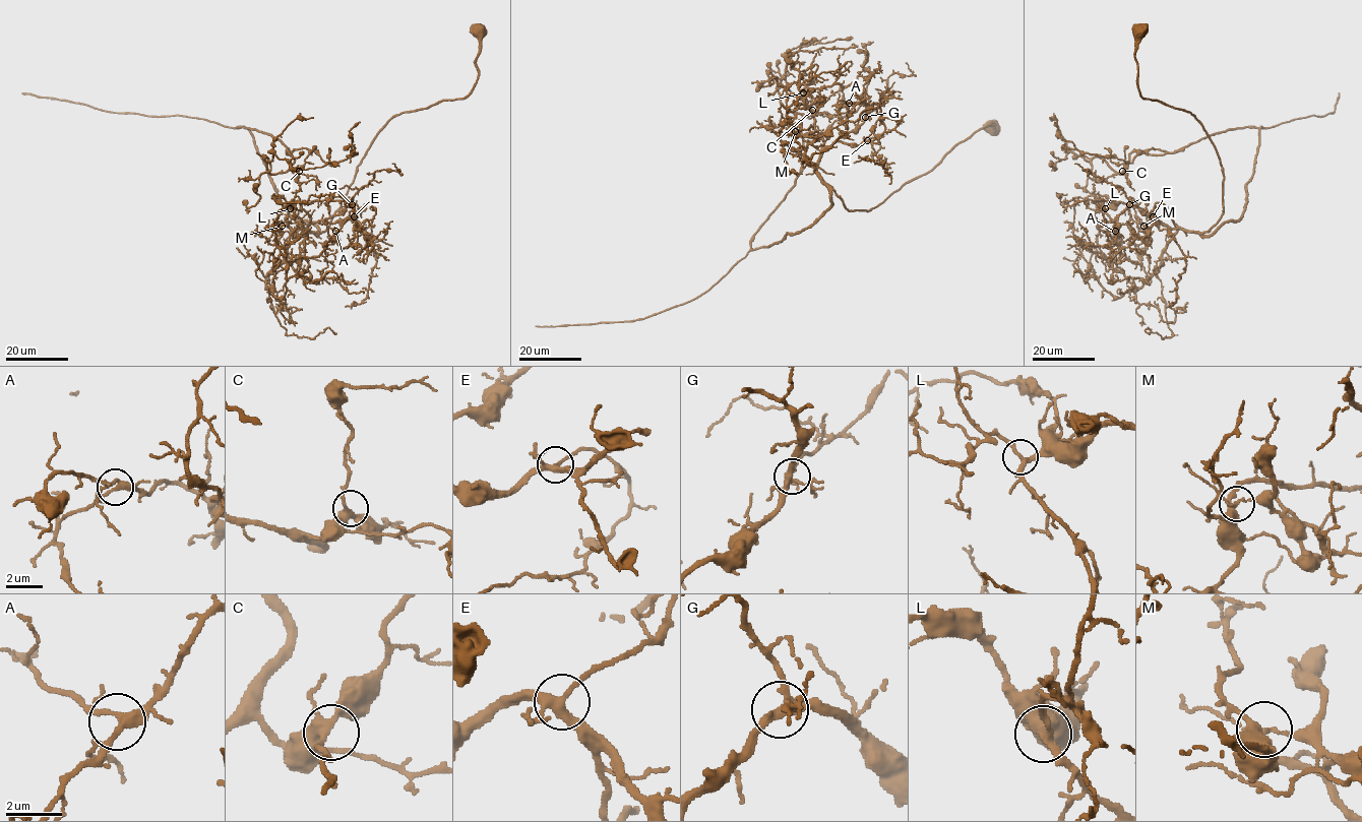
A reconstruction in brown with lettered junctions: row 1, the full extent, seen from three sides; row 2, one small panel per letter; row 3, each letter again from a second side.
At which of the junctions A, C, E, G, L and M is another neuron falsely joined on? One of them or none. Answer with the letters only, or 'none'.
M

